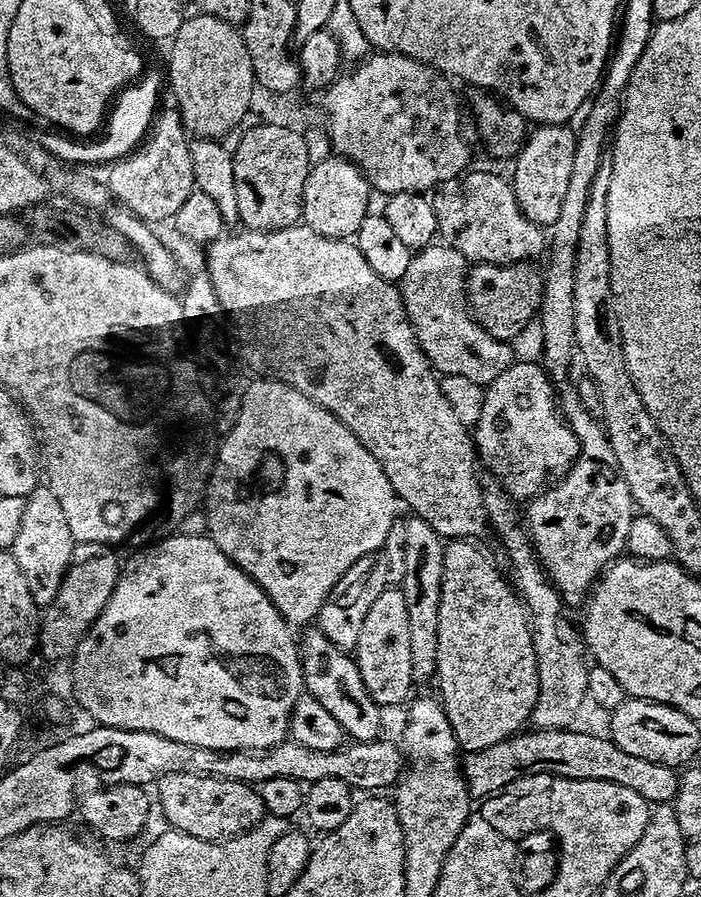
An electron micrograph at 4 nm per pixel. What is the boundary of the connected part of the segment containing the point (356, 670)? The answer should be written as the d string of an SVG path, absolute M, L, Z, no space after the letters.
M313 630L302 640L302 663L307 695L322 702L322 706L326 706L330 714L334 714L334 722L338 722L338 726L342 726L353 741L372 746L384 728L383 722L380 721L381 705L377 704L370 690L366 690L366 682L362 682L360 666L355 659L329 639L327 642L320 642L322 637L323 632Z

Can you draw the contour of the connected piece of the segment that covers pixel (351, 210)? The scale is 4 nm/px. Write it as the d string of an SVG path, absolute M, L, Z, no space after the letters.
M331 159L324 160L321 164L313 163L308 169L303 223L314 230L314 234L322 234L322 238L352 240L362 230L362 222L366 222L370 215L368 203L374 197L374 189L369 184L368 177L351 160Z

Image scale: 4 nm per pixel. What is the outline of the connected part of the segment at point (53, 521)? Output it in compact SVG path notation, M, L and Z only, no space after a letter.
M37 488L27 497L22 530L18 530L16 545L11 550L12 557L22 570L22 578L26 578L26 586L30 586L30 594L34 594L37 608L46 610L58 598L62 582L72 565L76 545L74 534L70 534L70 522L66 522L66 513L62 510L62 502L58 502L51 488Z

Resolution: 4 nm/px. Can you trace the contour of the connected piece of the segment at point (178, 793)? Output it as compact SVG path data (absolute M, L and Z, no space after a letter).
M178 776L176 783L171 779L163 779L158 786L158 792L160 792L160 808L164 811L165 818L172 823L169 825L175 831L184 832L186 835L199 840L211 840L213 842L231 840L260 827L266 820L266 809L259 791L253 785L244 784L242 781L223 780L220 777L212 776L199 776L197 779L192 779L192 776Z

